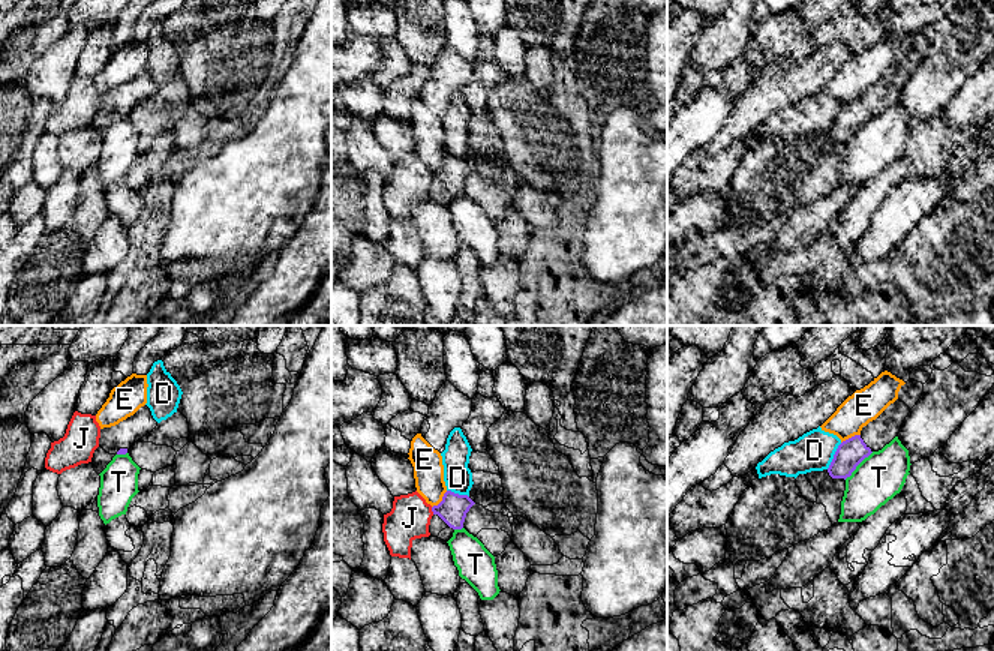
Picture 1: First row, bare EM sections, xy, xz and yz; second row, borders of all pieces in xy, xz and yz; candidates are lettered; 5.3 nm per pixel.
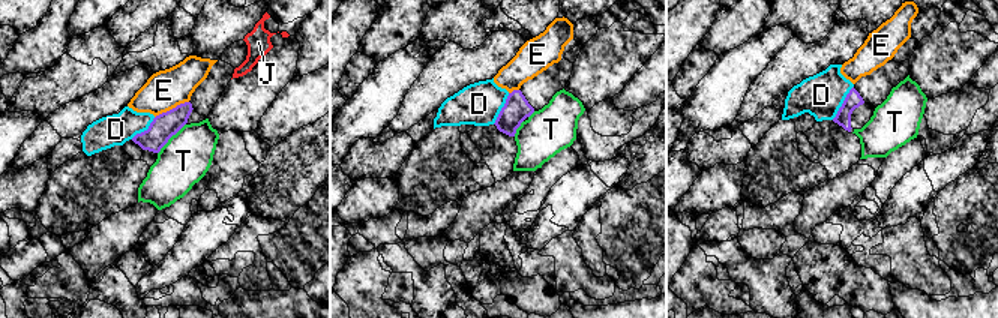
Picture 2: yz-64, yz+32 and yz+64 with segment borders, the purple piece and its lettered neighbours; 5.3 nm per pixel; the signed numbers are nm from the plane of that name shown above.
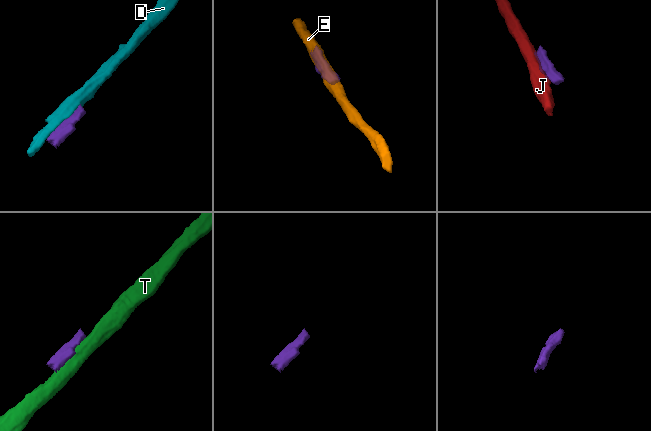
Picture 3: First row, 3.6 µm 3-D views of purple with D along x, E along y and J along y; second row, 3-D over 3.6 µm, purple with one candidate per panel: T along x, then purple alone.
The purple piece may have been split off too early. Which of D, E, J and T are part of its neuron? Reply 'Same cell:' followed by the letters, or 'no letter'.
Same cell: no letter

